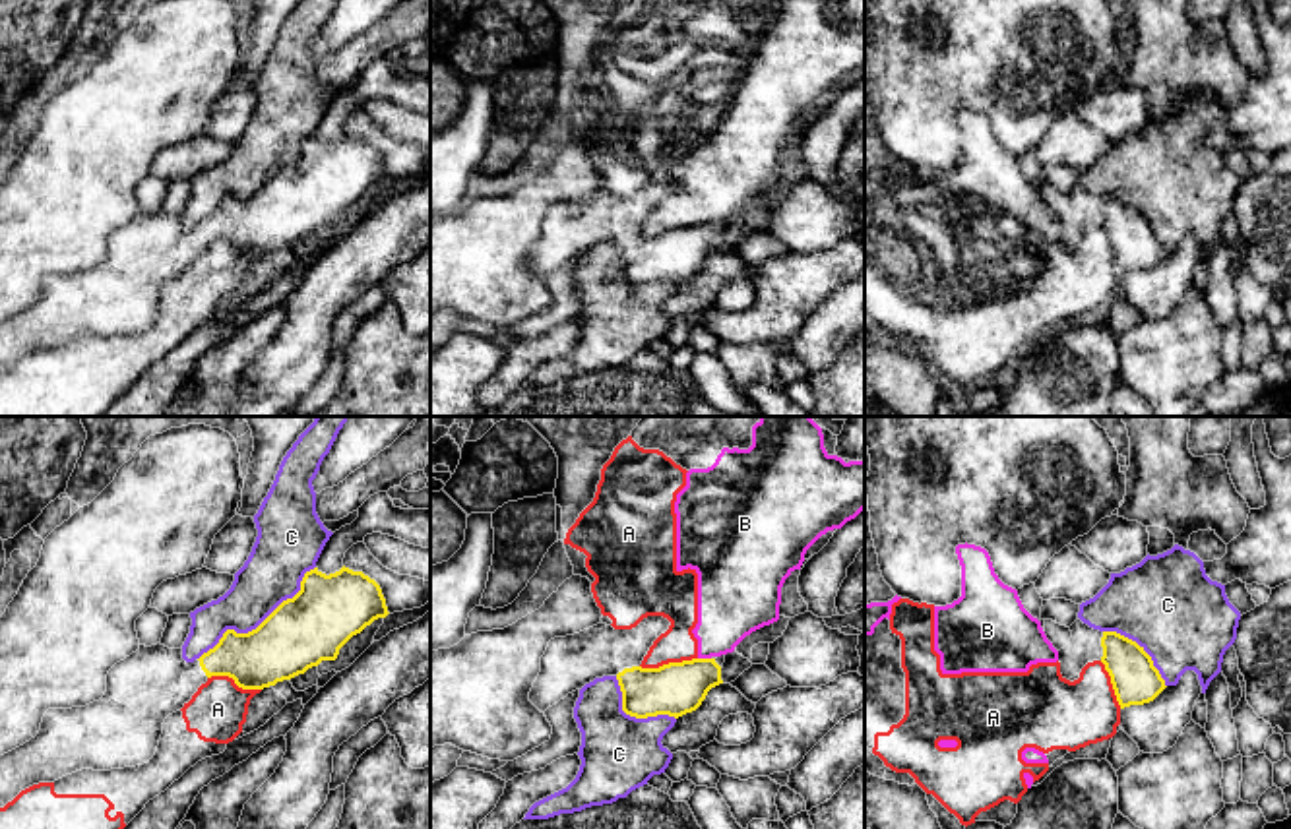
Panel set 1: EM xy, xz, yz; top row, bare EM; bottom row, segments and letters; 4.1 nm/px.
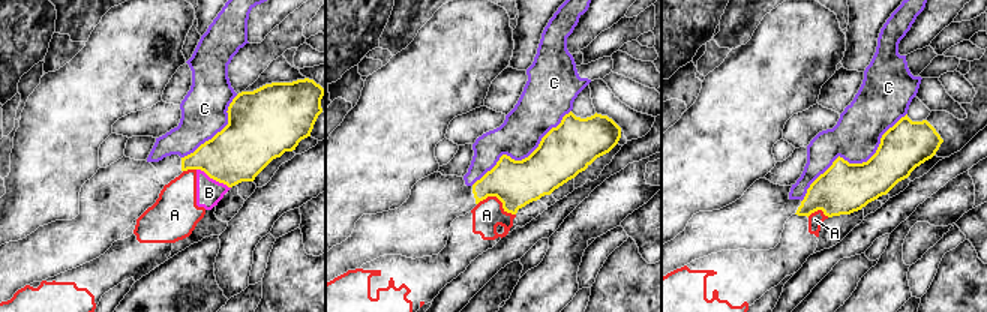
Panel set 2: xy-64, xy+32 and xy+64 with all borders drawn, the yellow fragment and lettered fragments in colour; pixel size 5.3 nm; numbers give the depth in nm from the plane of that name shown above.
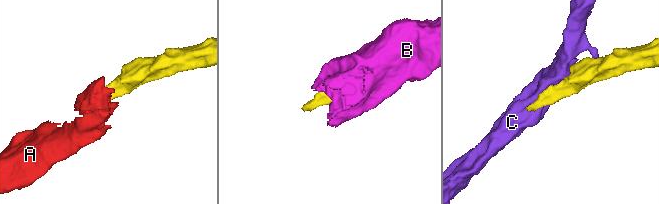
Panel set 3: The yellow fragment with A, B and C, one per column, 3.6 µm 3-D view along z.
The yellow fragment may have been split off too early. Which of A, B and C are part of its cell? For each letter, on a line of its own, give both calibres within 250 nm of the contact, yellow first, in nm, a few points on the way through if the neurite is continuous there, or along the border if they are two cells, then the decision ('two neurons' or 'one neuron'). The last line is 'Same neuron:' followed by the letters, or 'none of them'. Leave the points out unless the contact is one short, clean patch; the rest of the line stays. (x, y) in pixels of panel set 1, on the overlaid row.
A: 220 nm thick on the yellow side, 160 nm on the other; border along xz (696, 657), (658, 667), (640, 667); two neurons
B: 220 nm thick on the yellow side, 280 nm on the other; two neurons
C: 300 nm thick on the yellow side, 240 nm on the other; two neurons
Same neuron: none of them

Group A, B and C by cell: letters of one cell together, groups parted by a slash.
A B / C

